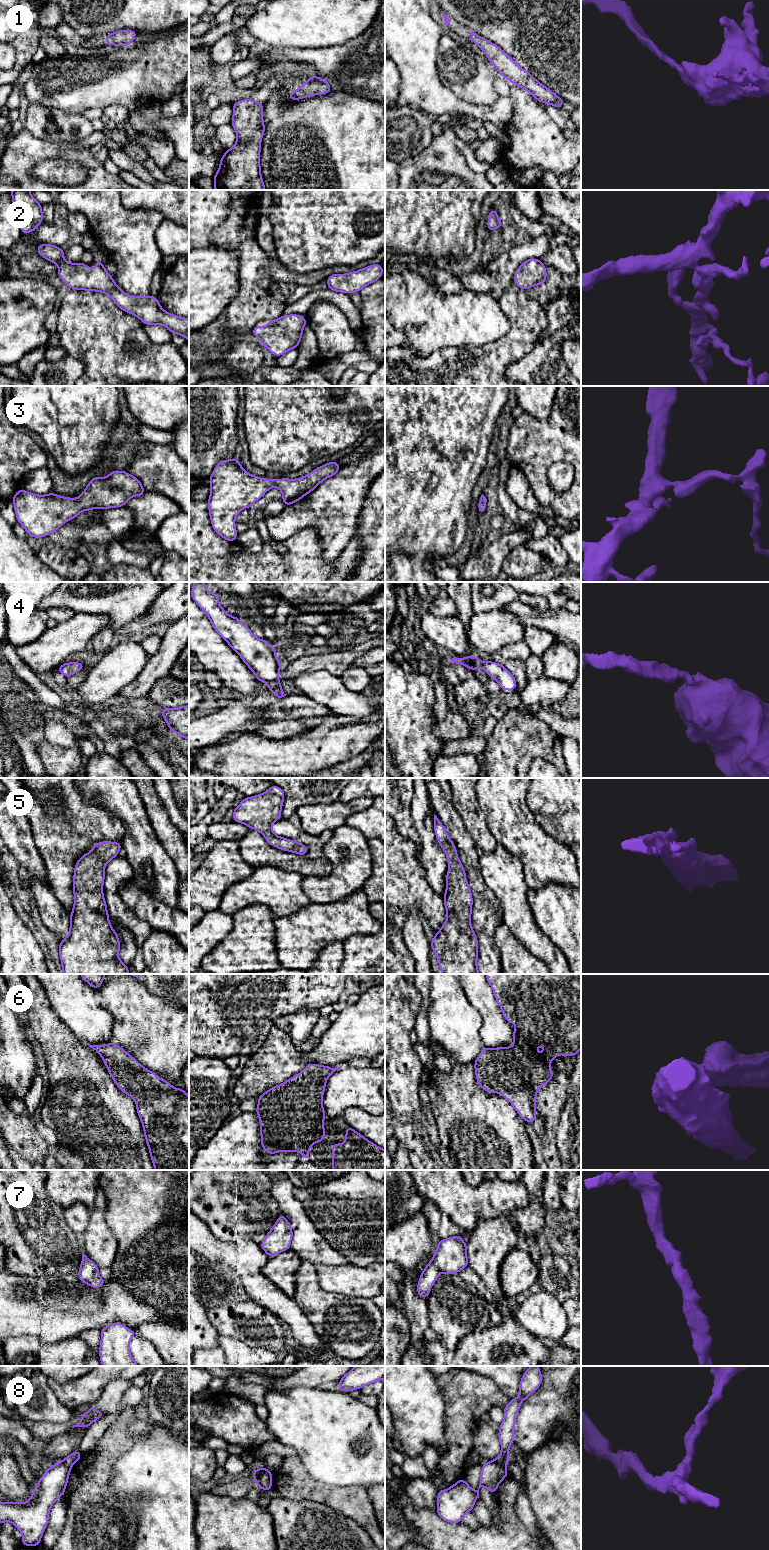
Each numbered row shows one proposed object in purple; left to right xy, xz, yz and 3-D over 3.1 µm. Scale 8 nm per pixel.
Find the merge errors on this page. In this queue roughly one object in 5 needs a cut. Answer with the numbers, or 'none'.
6, 8

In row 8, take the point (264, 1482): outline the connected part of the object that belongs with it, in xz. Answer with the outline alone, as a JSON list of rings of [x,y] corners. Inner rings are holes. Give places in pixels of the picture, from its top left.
[[[265,1470],[264,1473],[256,1480],[257,1486],[261,1490],[272,1490],[272,1471]]]

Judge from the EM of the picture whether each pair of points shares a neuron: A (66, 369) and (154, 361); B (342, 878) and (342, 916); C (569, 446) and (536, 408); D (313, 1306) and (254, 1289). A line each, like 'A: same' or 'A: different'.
A: different
B: different
C: different
D: different

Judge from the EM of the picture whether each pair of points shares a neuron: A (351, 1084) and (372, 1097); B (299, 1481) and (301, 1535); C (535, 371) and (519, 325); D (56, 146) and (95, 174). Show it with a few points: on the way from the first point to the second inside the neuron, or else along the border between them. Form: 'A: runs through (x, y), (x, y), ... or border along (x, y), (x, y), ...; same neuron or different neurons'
A: runs through (356, 1087), (367, 1096); same neuron
B: border along (281, 1497), (292, 1500), (314, 1500), (323, 1504); different neurons
C: border along (538, 343), (528, 353), (509, 365); different neurons
D: runs through (67, 150), (73, 154), (81, 155), (89, 163); same neuron

